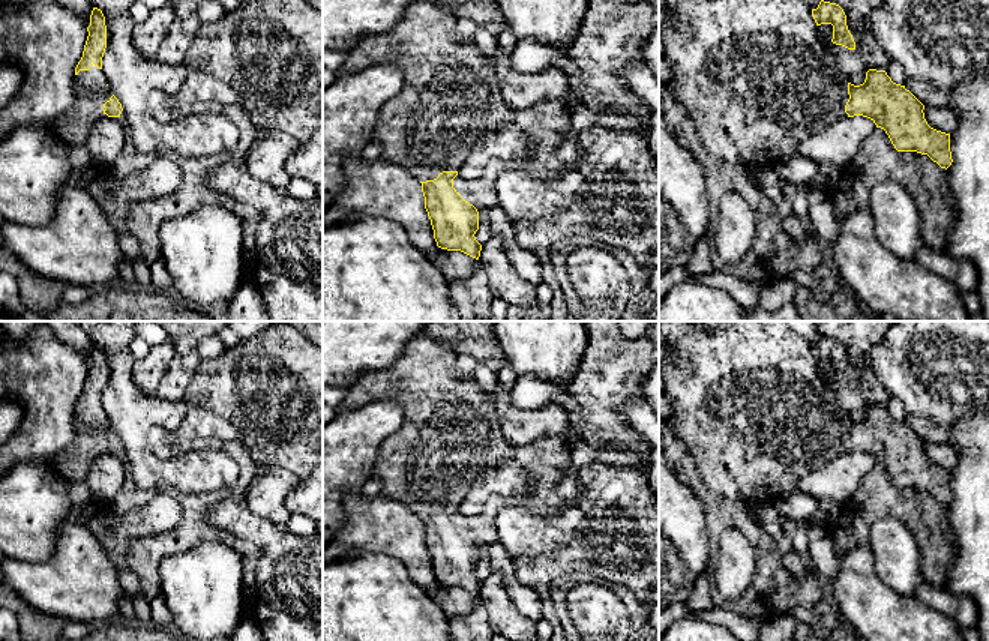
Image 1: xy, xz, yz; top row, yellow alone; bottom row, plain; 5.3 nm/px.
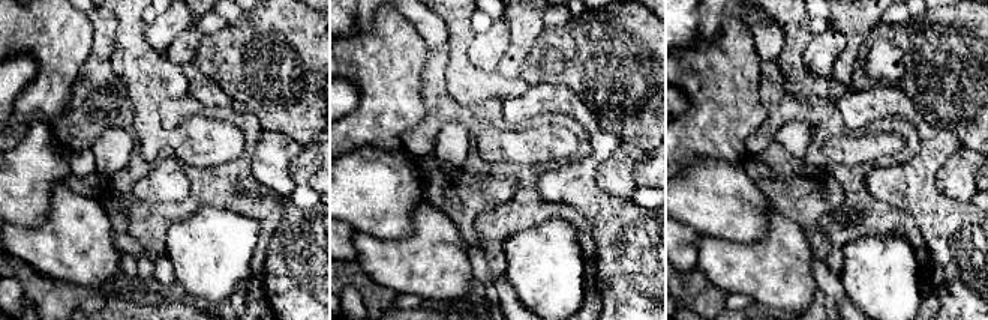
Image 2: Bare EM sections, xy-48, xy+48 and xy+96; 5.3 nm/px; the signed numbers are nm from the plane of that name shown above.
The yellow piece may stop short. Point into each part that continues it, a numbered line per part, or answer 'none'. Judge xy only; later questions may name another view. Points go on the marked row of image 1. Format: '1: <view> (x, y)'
1: xy (90, 87)

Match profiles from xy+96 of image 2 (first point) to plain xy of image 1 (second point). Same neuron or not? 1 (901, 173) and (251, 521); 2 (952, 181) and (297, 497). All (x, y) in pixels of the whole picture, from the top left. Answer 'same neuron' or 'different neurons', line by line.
1: same neuron
2: different neurons

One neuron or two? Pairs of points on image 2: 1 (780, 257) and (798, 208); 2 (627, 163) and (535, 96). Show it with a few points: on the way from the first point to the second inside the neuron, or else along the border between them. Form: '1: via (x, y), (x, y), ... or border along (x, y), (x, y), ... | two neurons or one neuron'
1: border along (775, 209), (792, 218), (802, 229), (813, 250) | two neurons
2: border along (621, 140), (598, 167), (597, 184) | two neurons

